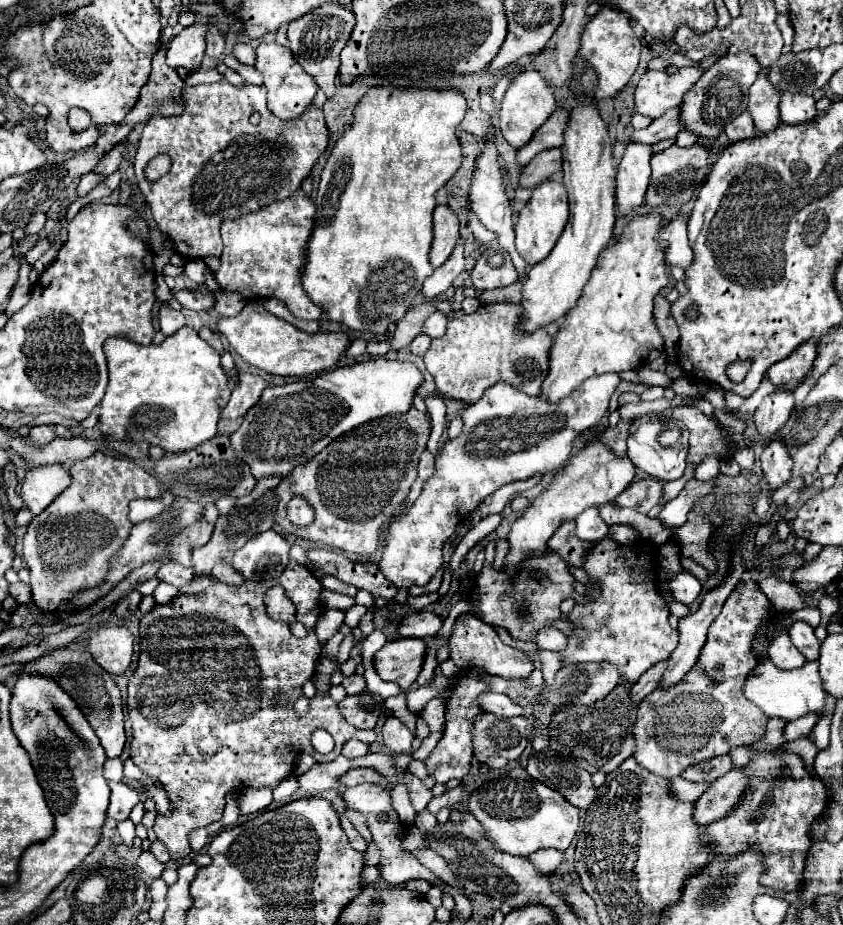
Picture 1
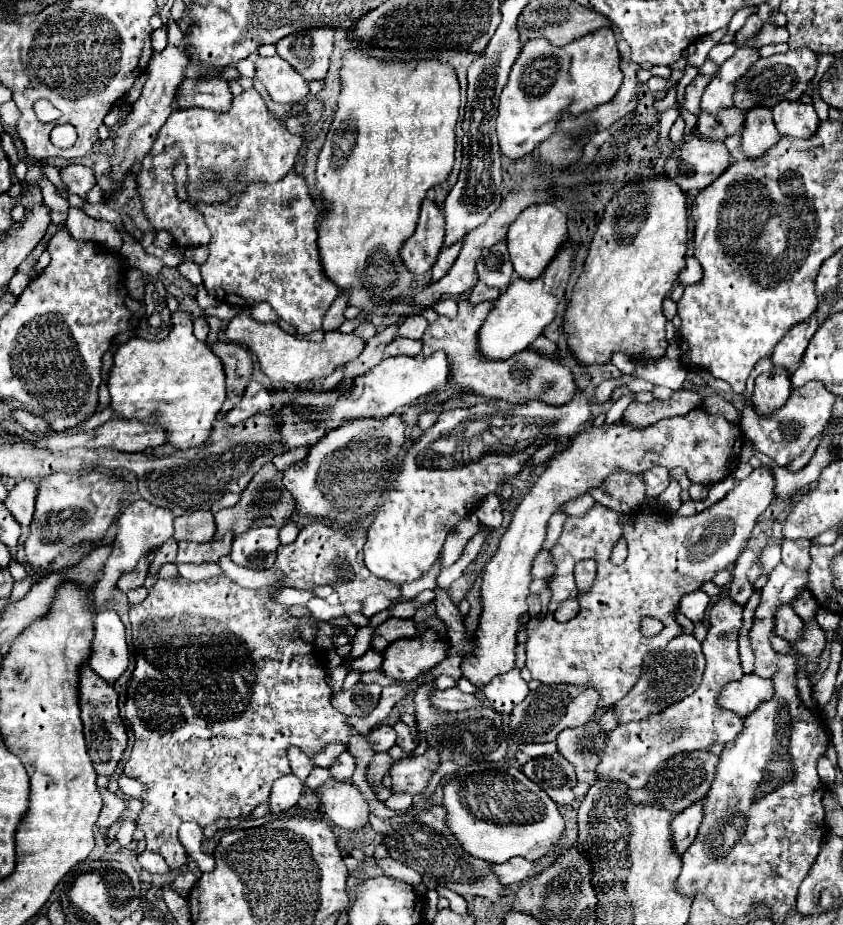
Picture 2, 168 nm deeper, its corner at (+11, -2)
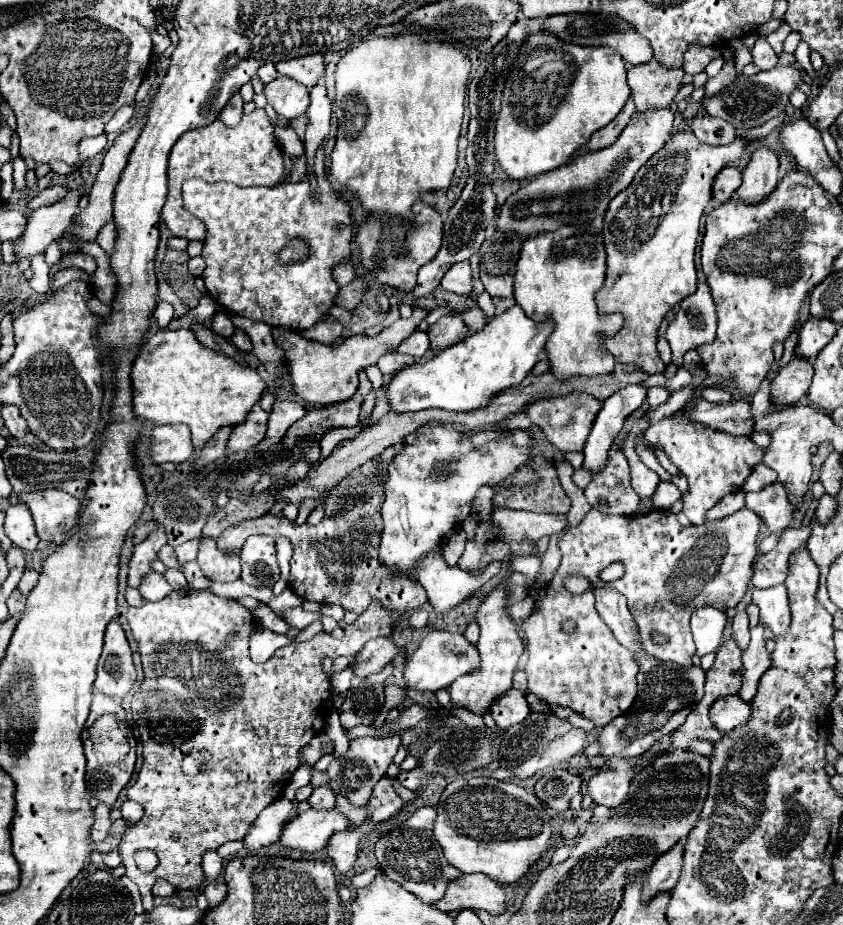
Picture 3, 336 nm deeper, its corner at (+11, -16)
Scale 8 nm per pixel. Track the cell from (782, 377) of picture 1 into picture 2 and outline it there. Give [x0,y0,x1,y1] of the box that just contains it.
[772,314,820,372]

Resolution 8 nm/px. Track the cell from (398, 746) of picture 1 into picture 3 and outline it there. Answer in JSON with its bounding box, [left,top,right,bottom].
[328,736,400,806]

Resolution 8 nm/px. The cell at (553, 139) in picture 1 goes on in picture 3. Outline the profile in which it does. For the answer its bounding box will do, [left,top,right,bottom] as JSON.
[628,60,684,112]

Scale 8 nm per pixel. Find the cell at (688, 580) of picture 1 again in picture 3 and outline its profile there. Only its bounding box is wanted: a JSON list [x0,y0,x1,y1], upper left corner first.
[692,606,726,656]

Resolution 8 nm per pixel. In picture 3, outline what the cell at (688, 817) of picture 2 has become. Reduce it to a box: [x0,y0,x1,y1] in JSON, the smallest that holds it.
[642,842,684,900]

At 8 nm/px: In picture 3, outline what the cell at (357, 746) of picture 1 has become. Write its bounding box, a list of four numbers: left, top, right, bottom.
[308,786,336,808]

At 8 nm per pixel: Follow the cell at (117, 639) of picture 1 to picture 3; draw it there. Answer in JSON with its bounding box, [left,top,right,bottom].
[94,620,136,700]

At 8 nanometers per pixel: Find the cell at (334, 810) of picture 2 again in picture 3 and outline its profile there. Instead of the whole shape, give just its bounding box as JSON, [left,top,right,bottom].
[280,808,352,854]

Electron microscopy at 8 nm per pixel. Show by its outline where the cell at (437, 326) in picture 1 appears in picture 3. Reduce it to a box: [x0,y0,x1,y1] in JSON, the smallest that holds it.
[396,330,430,358]

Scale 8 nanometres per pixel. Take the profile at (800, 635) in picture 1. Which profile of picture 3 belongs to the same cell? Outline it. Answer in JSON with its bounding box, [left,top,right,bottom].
[752,584,790,636]

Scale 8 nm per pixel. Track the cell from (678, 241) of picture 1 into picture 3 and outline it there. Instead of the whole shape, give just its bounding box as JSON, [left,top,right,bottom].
[666,278,716,368]

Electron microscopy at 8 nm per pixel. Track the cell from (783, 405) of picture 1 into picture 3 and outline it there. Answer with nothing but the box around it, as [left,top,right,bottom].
[770,358,814,408]

